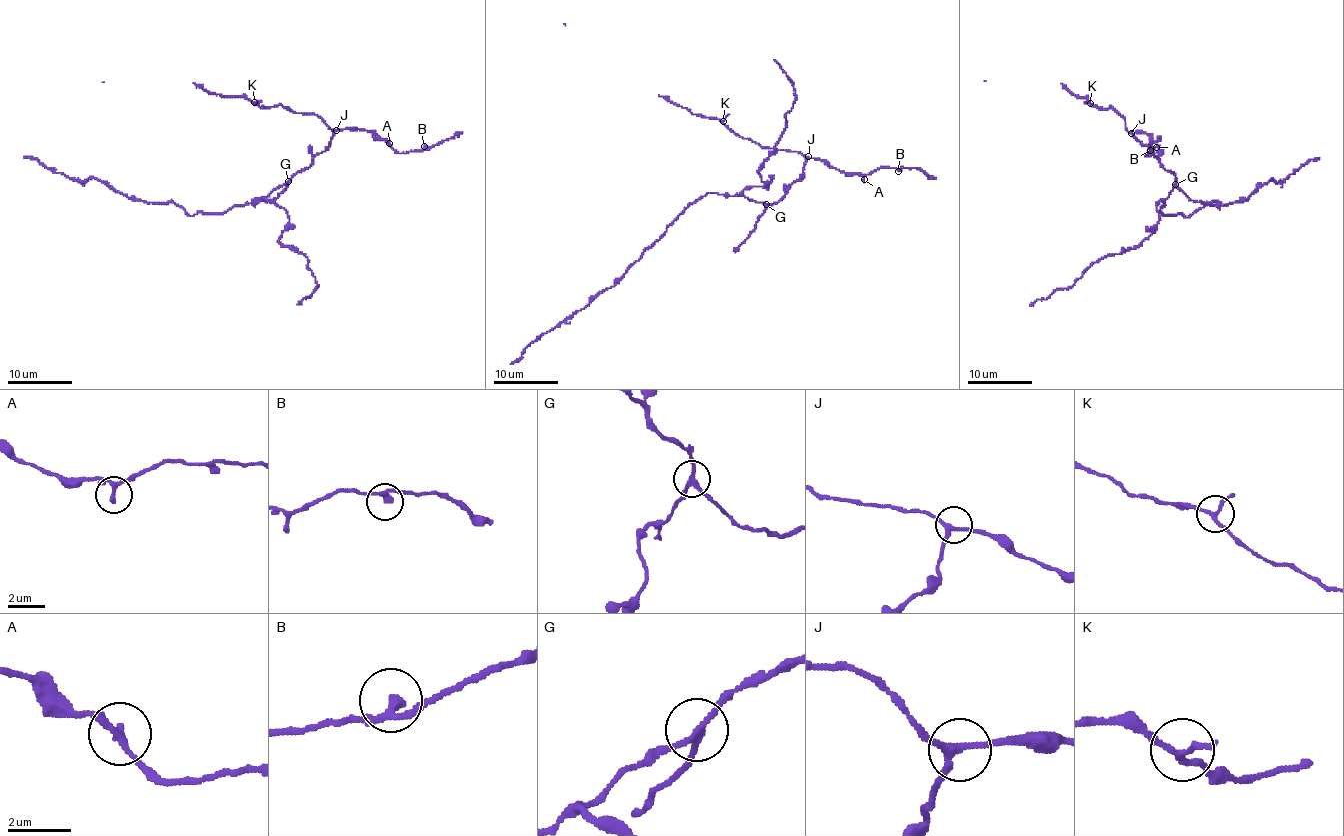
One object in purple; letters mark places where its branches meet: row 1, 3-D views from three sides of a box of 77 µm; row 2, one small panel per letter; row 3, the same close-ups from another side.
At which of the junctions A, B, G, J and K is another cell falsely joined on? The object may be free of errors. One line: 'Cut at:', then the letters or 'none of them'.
Cut at: G

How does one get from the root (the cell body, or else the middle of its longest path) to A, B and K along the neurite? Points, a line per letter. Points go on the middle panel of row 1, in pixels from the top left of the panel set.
A: (775, 202), (800, 179), (808, 158), (824, 160), (845, 172), (859, 173), (864, 179)
B: (775, 202), (800, 179), (808, 158), (824, 160), (845, 172), (871, 174), (880, 168), (895, 168), (898, 171)
K: (775, 202), (800, 179), (805, 156), (798, 151), (764, 148), (736, 135), (723, 121)

